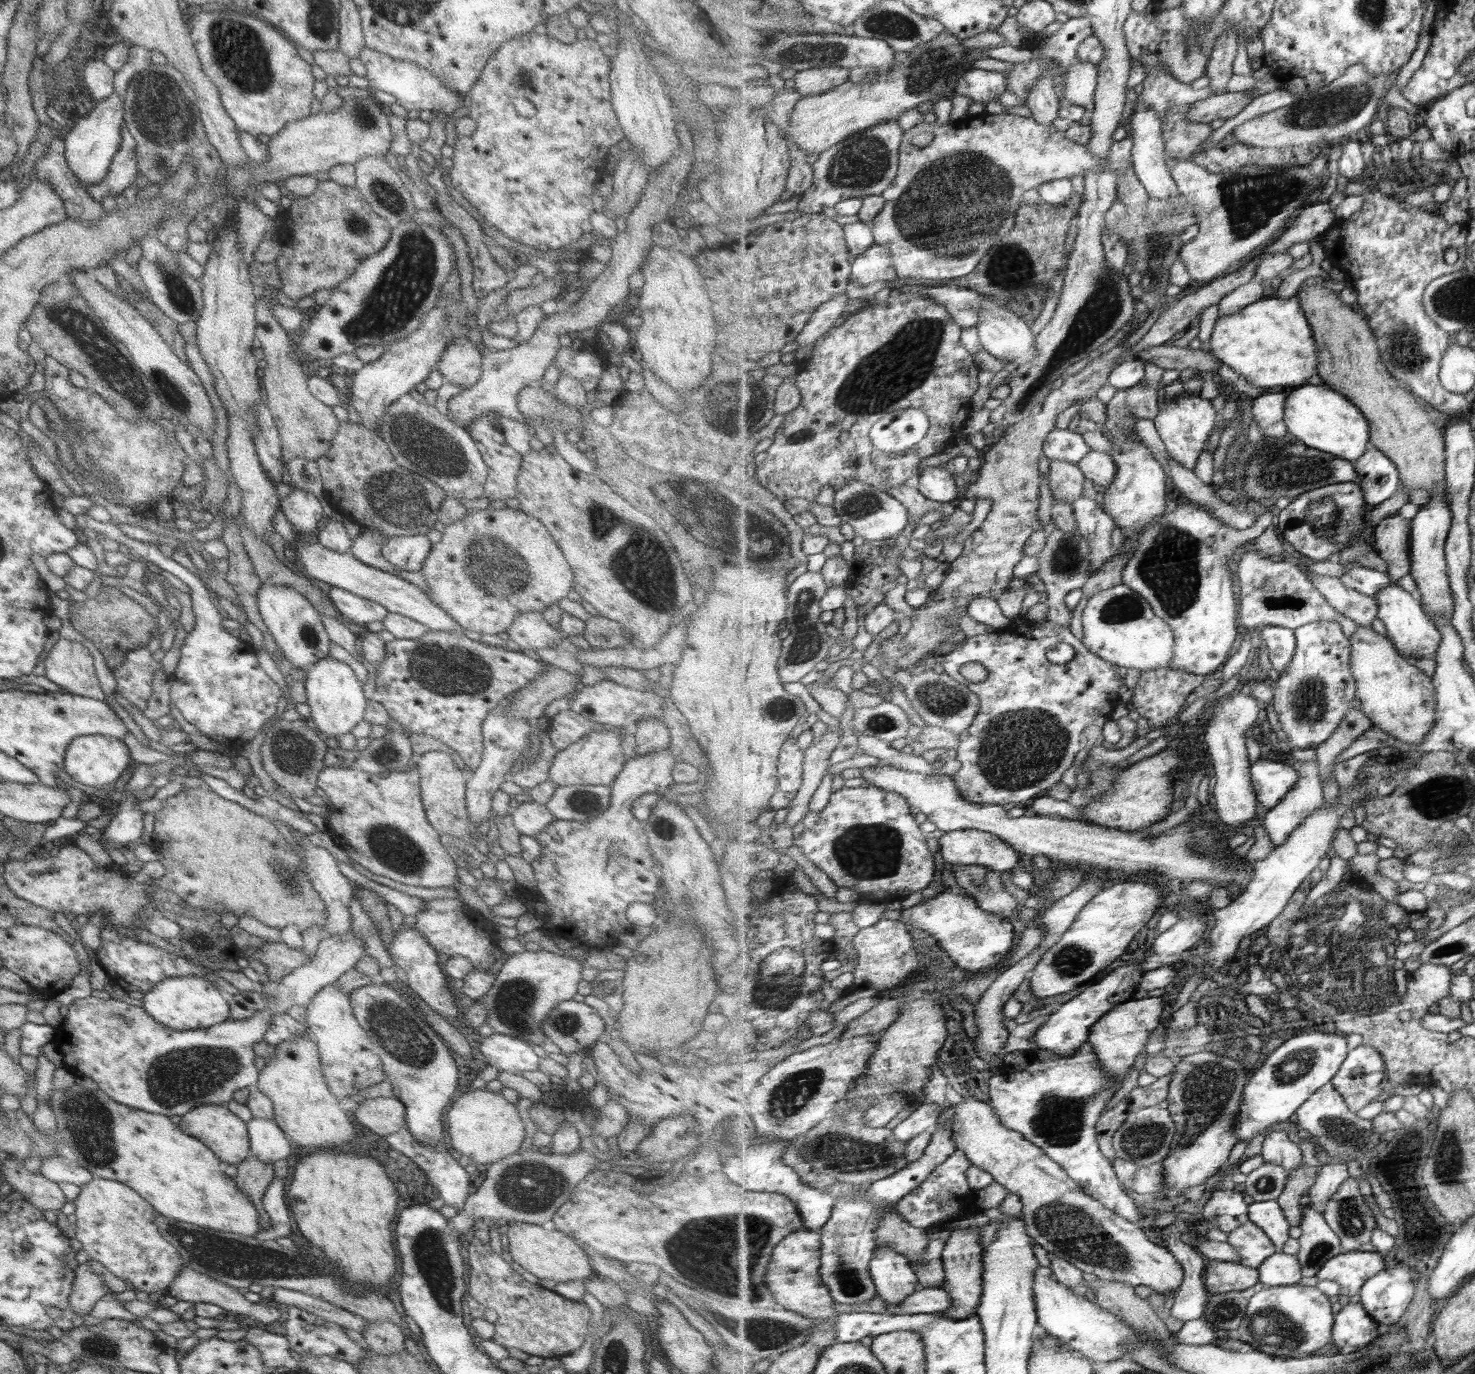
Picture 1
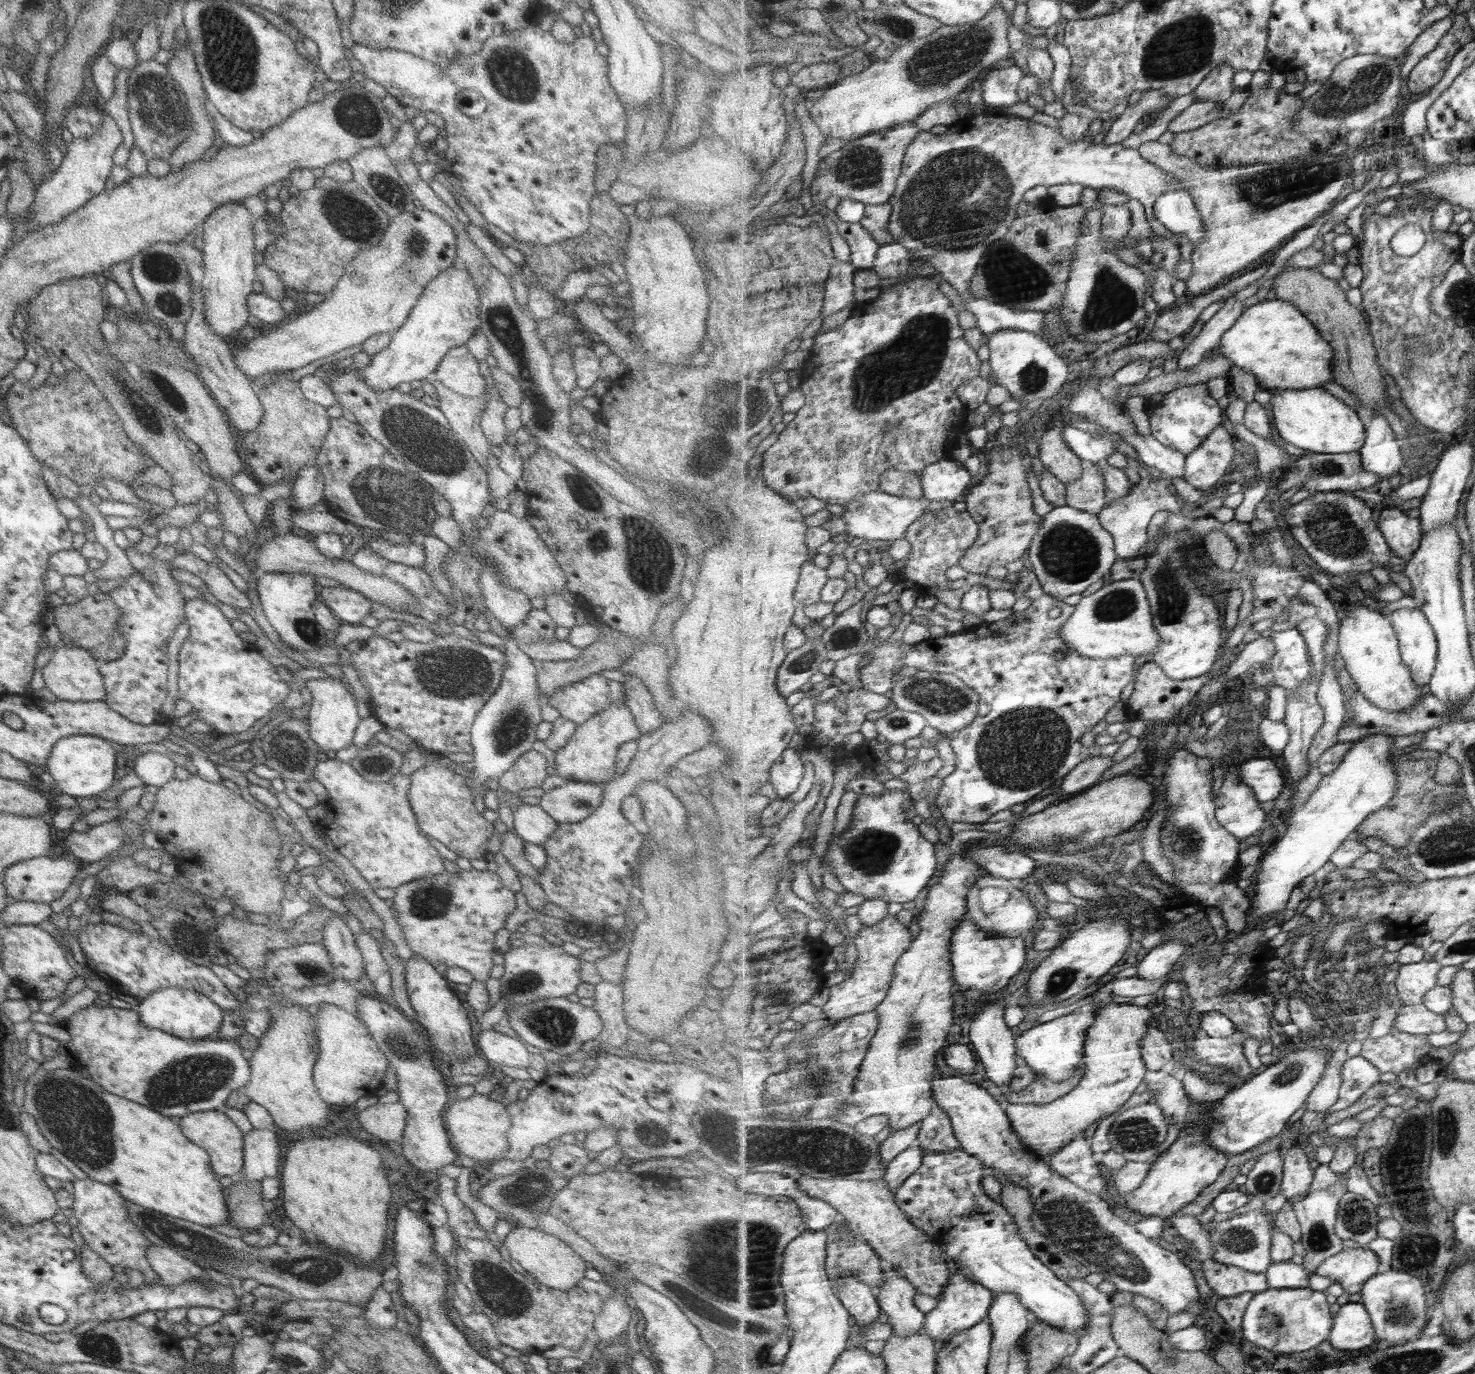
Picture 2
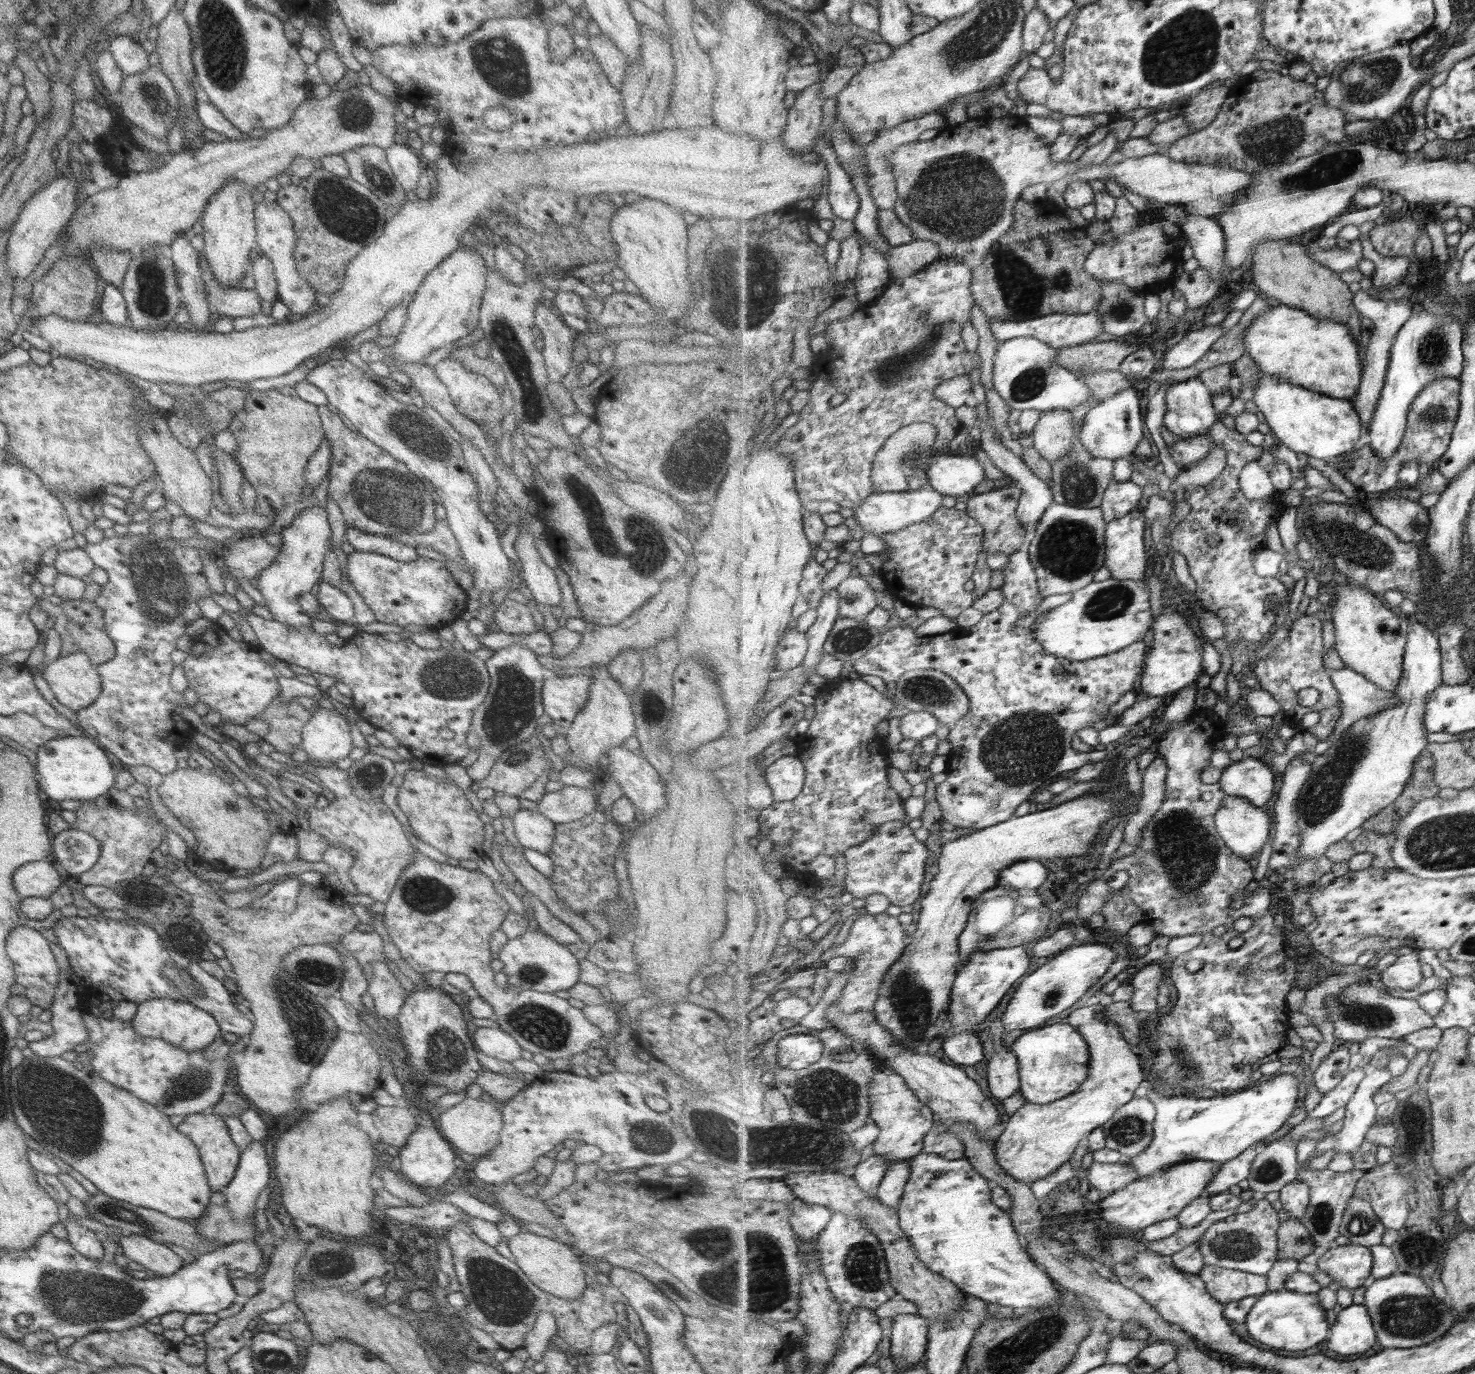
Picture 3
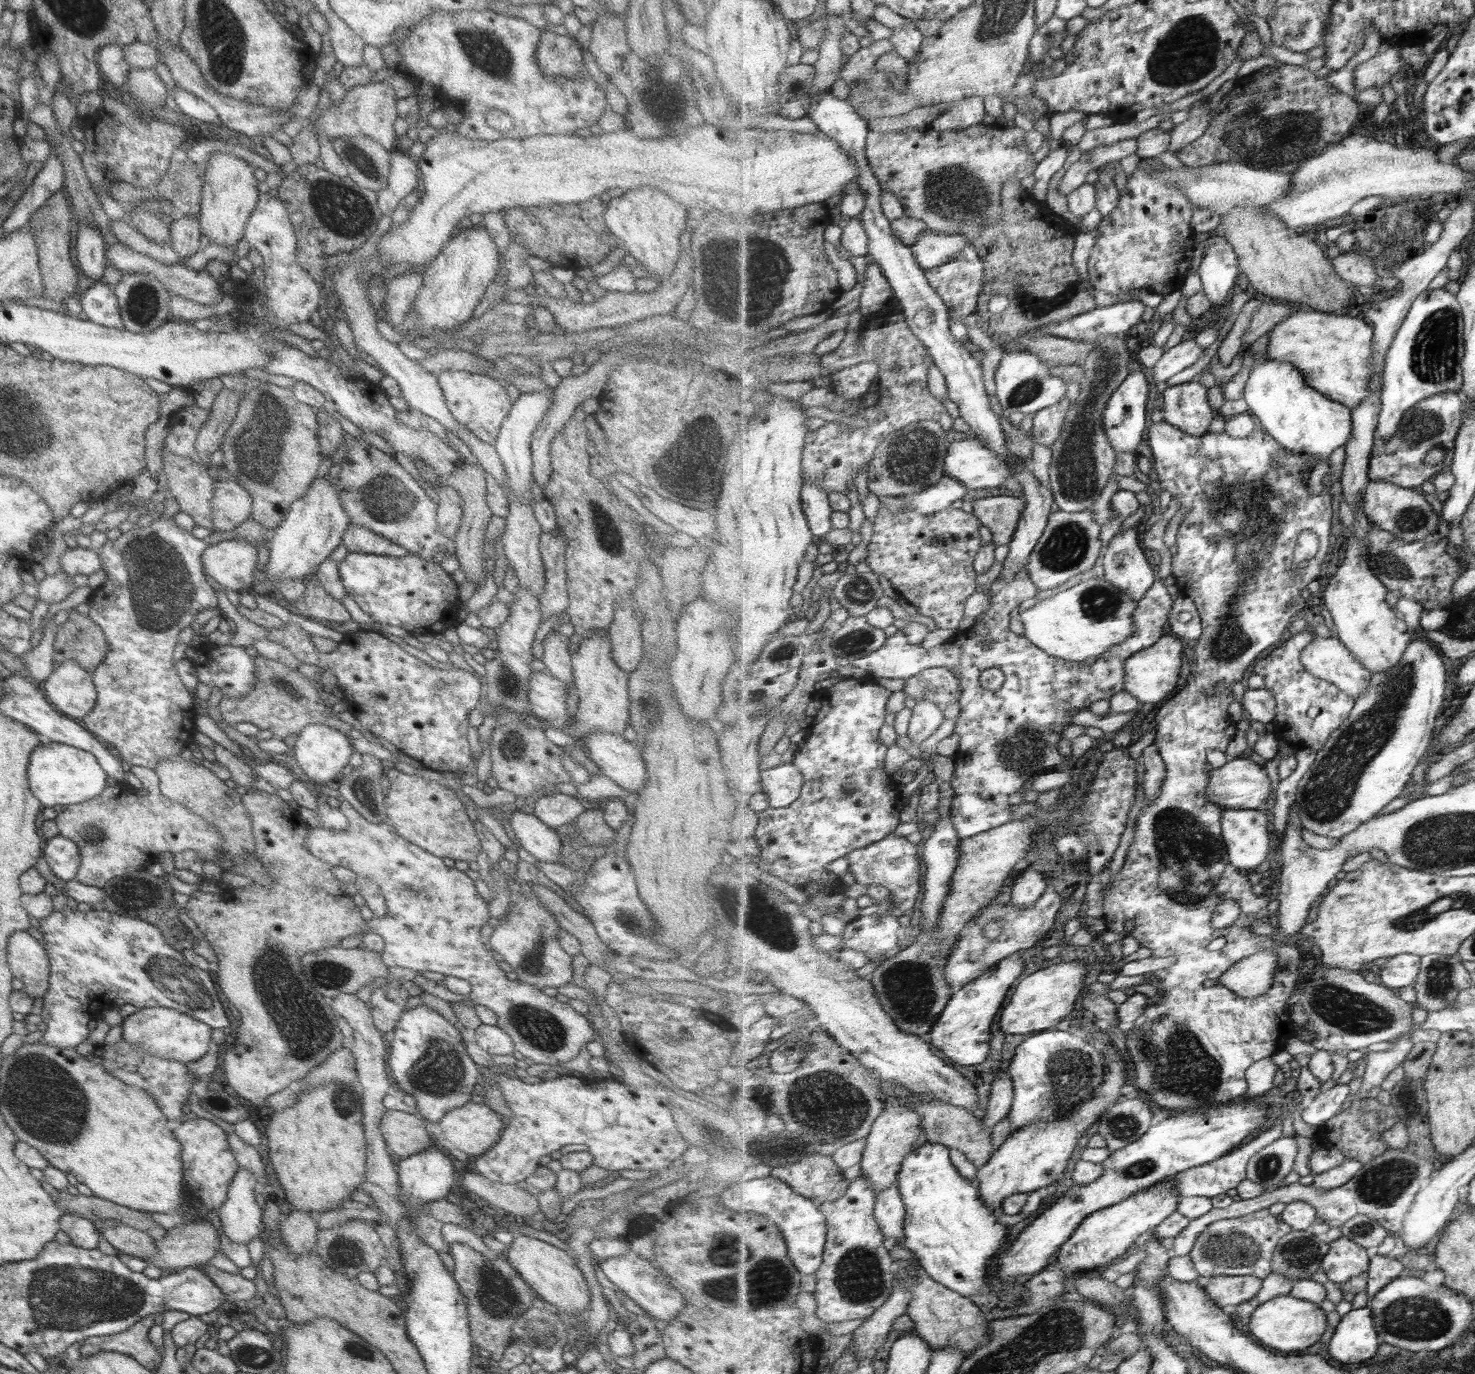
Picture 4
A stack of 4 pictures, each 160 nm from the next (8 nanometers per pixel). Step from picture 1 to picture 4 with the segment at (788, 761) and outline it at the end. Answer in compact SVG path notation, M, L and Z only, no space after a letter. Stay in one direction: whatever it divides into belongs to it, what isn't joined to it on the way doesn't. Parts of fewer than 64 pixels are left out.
M792 762L775 768L764 768L761 777L771 810L791 806L801 796L805 778Z

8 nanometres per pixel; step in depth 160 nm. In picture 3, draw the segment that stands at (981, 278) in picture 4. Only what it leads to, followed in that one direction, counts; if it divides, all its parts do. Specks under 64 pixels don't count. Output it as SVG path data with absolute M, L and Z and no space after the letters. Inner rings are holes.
M940 258L939 260L935 261L934 263L931 263L925 270L919 271L918 274L915 274L914 276L905 278L905 279L893 279L887 290L885 290L885 293L883 296L879 299L877 299L874 303L862 305L861 308L855 312L855 314L852 314L848 317L838 318L831 322L828 322L828 325L826 326L826 329L823 331L824 338L826 339L826 342L830 344L828 348L825 351L822 351L821 354L819 354L814 364L811 366L811 373L812 373L812 384L808 388L809 394L810 394L810 401L807 403L807 406L799 413L799 420L796 423L794 427L790 427L786 431L779 432L778 439L780 440L776 444L776 448L778 449L778 452L782 452L782 454L786 454L786 456L790 456L790 459L793 461L794 469L795 469L795 480L796 480L796 487L798 488L798 493L801 495L801 497L804 498L811 498L815 500L830 500L831 502L836 502L837 504L840 504L842 508L851 508L854 509L855 507L861 506L863 504L863 501L871 496L874 493L874 483L872 480L872 471L874 470L874 460L876 459L876 456L878 455L878 452L882 450L883 445L886 444L886 442L891 439L891 436L895 435L895 432L898 432L899 430L902 430L903 428L906 428L907 426L910 426L914 423L928 423L933 426L935 426L935 429L937 429L937 440L934 442L932 452L935 452L935 456L938 456L942 453L949 453L949 446L951 446L951 439L955 438L957 434L959 434L959 431L963 428L961 425L961 422L957 420L957 416L955 416L955 407L951 406L950 404L947 404L944 400L941 400L936 394L935 389L944 381L949 380L951 378L955 378L956 376L969 376L971 374L971 370L975 370L982 364L982 358L980 357L980 354L978 352L971 352L969 349L967 349L967 345L965 345L965 340L962 337L962 330L963 327L970 321L970 314L972 311L972 306L976 303L975 298L973 297L973 294L971 293L971 286L973 284L973 272L972 269L969 266L965 266L964 262L961 262L960 260L955 260L953 258L951 259L945 259ZM925 308L928 308L928 318L925 317L924 320L920 320L919 318L919 311L923 311ZM837 394L845 394L846 399L837 406L833 406L831 404L831 398L833 396L837 396Z

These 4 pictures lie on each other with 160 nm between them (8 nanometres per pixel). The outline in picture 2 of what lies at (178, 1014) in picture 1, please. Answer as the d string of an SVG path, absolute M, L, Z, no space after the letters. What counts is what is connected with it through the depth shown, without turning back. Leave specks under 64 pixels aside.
M177 987L160 988L144 996L135 1006L143 1026L166 1032L182 1039L207 1039L217 1032L222 1021L222 1010L198 992Z

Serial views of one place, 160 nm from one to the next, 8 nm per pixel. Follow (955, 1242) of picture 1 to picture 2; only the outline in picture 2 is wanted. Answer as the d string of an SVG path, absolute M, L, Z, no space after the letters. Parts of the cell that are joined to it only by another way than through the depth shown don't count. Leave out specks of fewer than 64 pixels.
M952 1270L950 1283L942 1292L937 1308L926 1314L924 1332L930 1334L938 1343L938 1348L948 1343L961 1331L967 1331L990 1315L990 1306L994 1303L994 1292L984 1284L974 1281L965 1273Z

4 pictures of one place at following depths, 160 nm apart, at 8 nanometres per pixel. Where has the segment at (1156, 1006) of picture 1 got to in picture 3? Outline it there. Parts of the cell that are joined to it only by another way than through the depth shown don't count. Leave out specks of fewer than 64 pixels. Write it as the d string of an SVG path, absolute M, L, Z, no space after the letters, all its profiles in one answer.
M1095 1002L1093 1005L1078 1008L1070 1014L1069 1024L1075 1025L1090 1045L1090 1077L1086 1082L1071 1096L1055 1101L1053 1104L1031 1104L1027 1101L1025 1106L1019 1112L1015 1112L1015 1115L1011 1116L1005 1124L1003 1135L996 1142L996 1158L1003 1170L1017 1182L1025 1182L1025 1184L1039 1182L1047 1176L1053 1176L1053 1172L1059 1172L1063 1164L1067 1164L1073 1158L1073 1152L1077 1150L1079 1141L1088 1139L1097 1128L1109 1123L1120 1109L1135 1099L1135 1090L1143 1084L1145 1074L1143 1074L1141 1058L1133 1049L1131 1050L1133 1046L1123 1036L1120 1026L1104 1013L1105 1007Z

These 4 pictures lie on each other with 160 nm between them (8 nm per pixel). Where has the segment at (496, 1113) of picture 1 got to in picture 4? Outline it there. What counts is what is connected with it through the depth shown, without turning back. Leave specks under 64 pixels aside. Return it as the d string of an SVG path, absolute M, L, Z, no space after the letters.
M469 1101L447 1112L437 1124L448 1151L478 1157L499 1139L505 1121L482 1102Z

